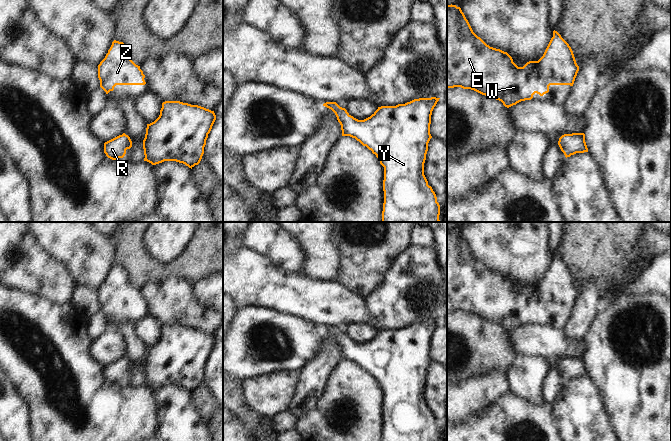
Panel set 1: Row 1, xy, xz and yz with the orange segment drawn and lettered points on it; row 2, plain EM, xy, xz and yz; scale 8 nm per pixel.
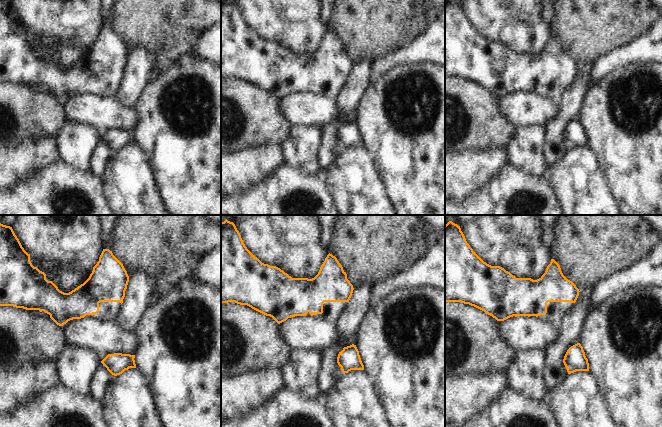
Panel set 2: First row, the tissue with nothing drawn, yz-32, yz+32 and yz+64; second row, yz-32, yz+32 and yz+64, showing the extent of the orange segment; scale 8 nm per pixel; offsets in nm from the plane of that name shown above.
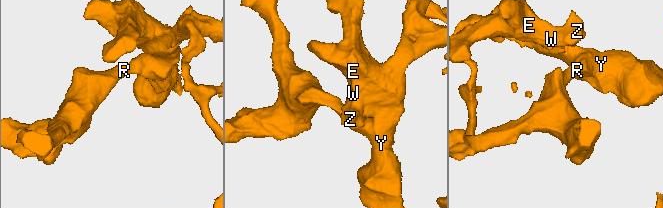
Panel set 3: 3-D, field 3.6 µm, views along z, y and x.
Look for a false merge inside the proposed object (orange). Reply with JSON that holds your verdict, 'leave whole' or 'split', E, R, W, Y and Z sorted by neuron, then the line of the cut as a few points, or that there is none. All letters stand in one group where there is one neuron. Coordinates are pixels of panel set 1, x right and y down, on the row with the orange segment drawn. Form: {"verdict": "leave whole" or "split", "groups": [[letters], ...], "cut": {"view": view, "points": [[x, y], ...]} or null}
{"verdict": "leave whole", "groups": [["E", "R", "W", "Y", "Z"]], "cut": null}

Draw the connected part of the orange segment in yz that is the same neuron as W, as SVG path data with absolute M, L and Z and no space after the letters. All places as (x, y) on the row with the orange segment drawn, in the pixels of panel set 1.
M452 4L447 5L447 88L471 89L499 100L505 107L509 108L521 101L531 100L535 93L543 96L549 92L550 85L573 86L578 71L579 66L571 47L557 31L553 31L553 37L538 61L529 61L523 67L518 67L507 52L490 47L473 32L460 7Z

